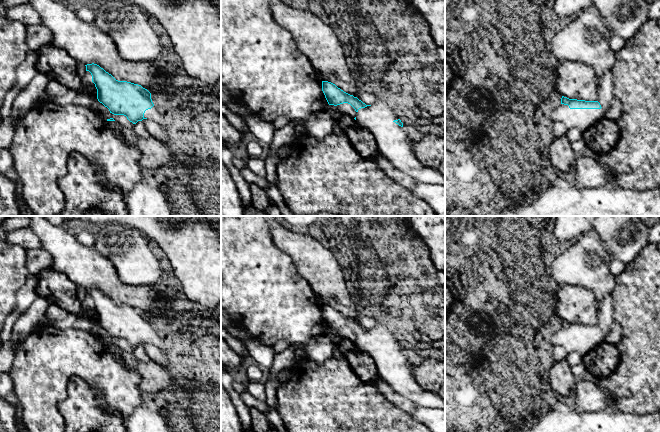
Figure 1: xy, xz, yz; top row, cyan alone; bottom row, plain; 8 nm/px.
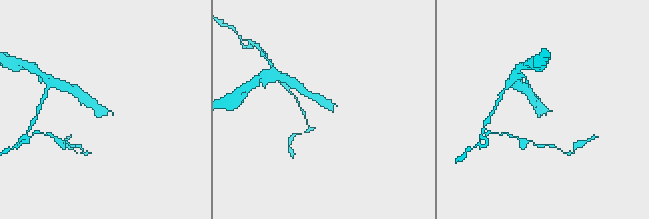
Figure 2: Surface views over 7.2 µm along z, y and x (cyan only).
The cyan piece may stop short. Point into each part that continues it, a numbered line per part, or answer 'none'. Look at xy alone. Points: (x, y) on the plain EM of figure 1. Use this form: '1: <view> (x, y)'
1: xy (153, 338)

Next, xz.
1: xz (393, 367)

